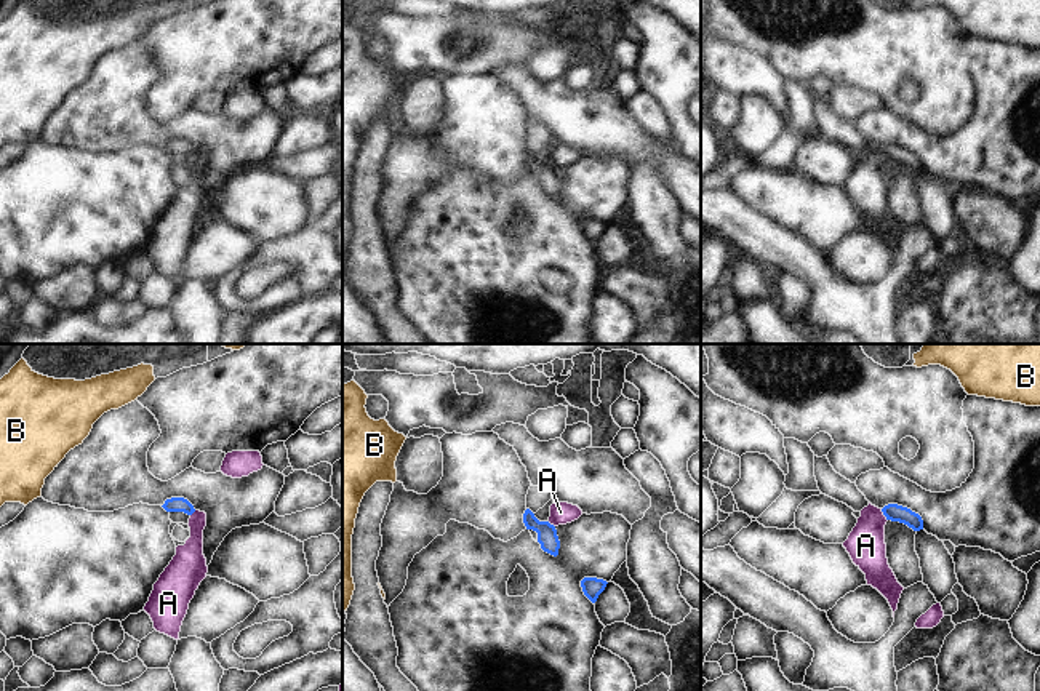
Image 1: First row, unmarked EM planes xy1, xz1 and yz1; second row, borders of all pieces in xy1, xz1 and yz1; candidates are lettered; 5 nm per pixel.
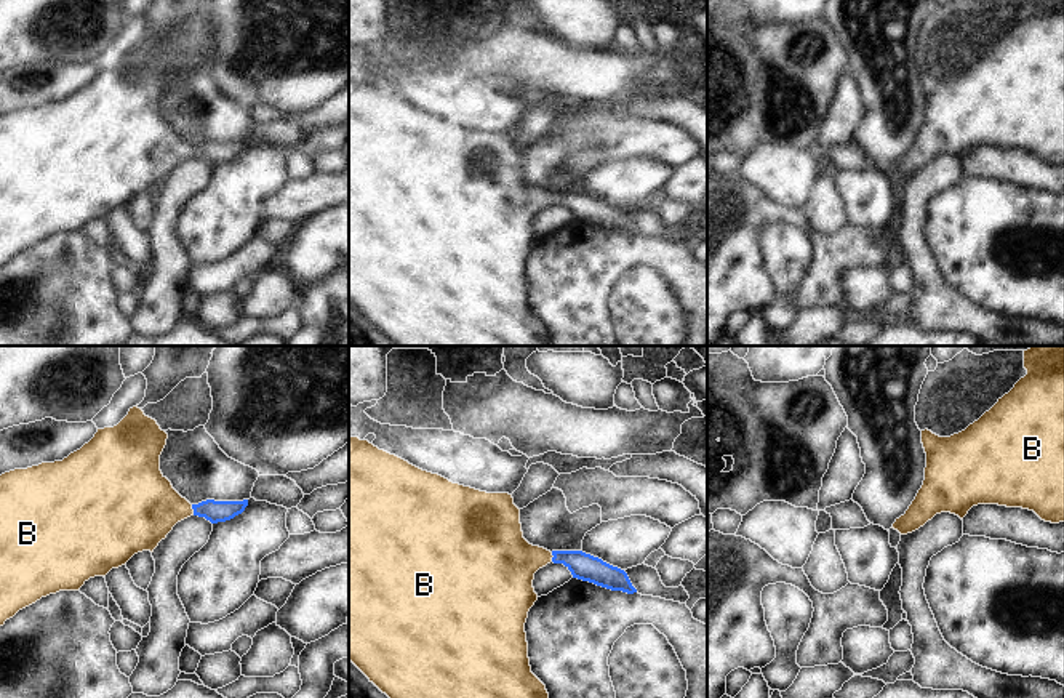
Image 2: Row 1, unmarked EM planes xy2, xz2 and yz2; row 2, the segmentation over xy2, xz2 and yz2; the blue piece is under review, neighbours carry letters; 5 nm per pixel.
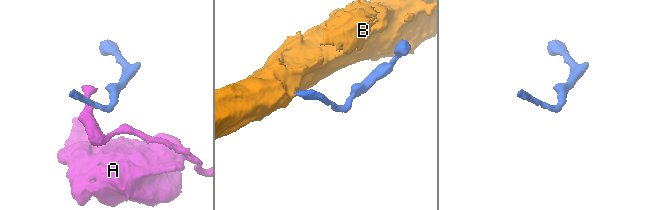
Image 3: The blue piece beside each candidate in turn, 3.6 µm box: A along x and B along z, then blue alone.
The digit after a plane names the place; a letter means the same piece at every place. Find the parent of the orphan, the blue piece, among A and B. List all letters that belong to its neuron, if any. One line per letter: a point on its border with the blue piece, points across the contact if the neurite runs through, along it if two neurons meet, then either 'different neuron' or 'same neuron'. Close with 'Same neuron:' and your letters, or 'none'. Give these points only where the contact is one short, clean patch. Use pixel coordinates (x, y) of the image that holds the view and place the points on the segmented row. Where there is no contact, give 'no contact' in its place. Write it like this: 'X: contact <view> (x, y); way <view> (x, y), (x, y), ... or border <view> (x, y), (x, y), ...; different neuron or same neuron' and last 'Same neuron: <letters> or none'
A: contact yz1 (884, 514); border yz1 (880, 509), (887, 520); different neuron
B: contact xy2 (192, 508); way xy2 (215, 511), (192, 508), (143, 506); same neuron
Same neuron: B

